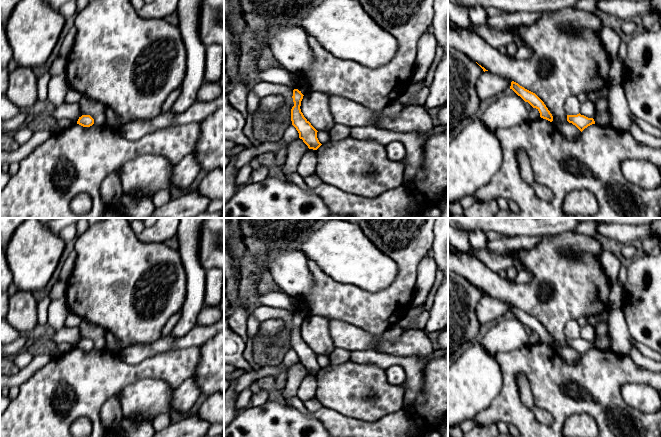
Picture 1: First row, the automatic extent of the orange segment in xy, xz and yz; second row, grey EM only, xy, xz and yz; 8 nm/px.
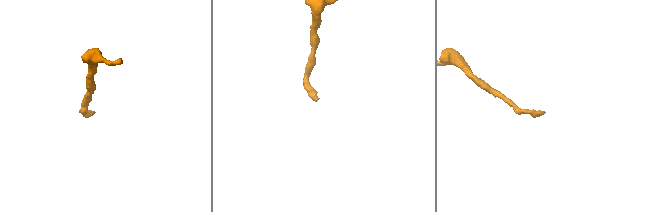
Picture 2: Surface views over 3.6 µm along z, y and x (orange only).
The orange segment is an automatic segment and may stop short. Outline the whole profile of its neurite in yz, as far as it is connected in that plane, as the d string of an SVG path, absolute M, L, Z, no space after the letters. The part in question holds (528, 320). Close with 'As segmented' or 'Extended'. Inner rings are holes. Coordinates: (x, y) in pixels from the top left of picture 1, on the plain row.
M512 305L510 313L512 313L518 320L520 320L525 326L528 326L533 332L536 332L540 341L550 346L553 345L553 340L544 328L544 326L533 316L520 310L518 307Z. As segmented

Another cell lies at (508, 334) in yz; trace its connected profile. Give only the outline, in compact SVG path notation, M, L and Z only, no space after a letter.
M502 317L480 341L492 356L498 352L515 351L529 344L525 325L516 318Z

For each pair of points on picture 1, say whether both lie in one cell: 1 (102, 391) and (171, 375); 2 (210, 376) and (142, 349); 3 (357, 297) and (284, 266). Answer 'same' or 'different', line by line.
1: same
2: different
3: different

